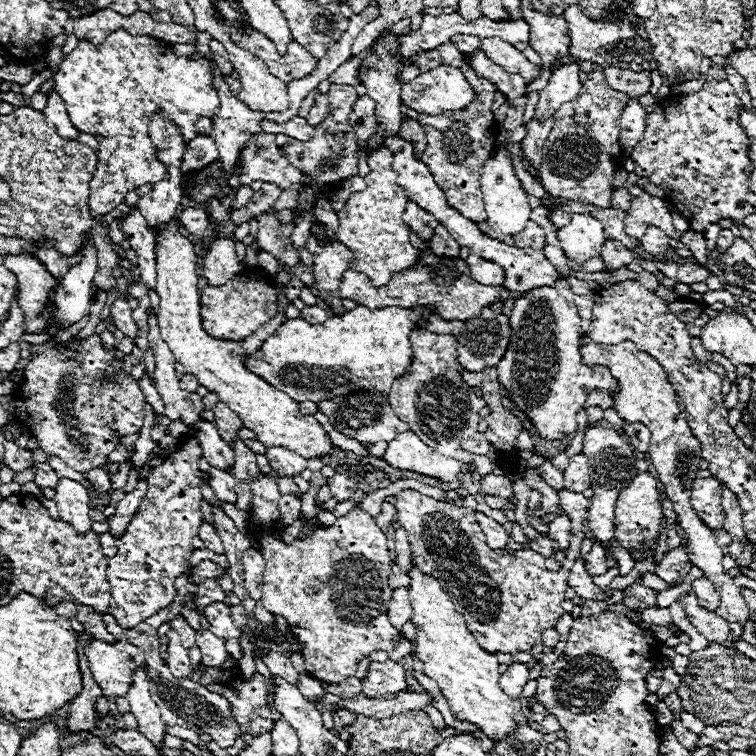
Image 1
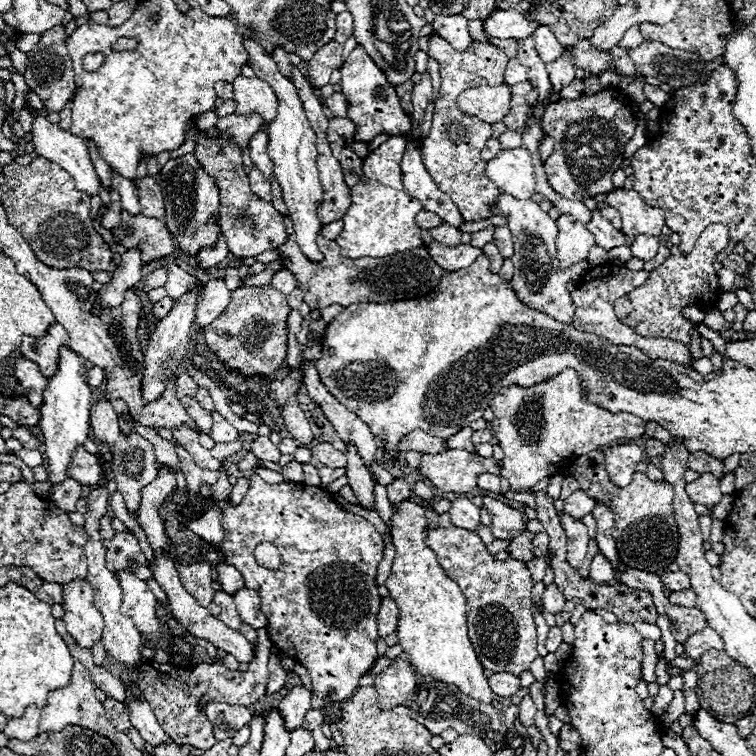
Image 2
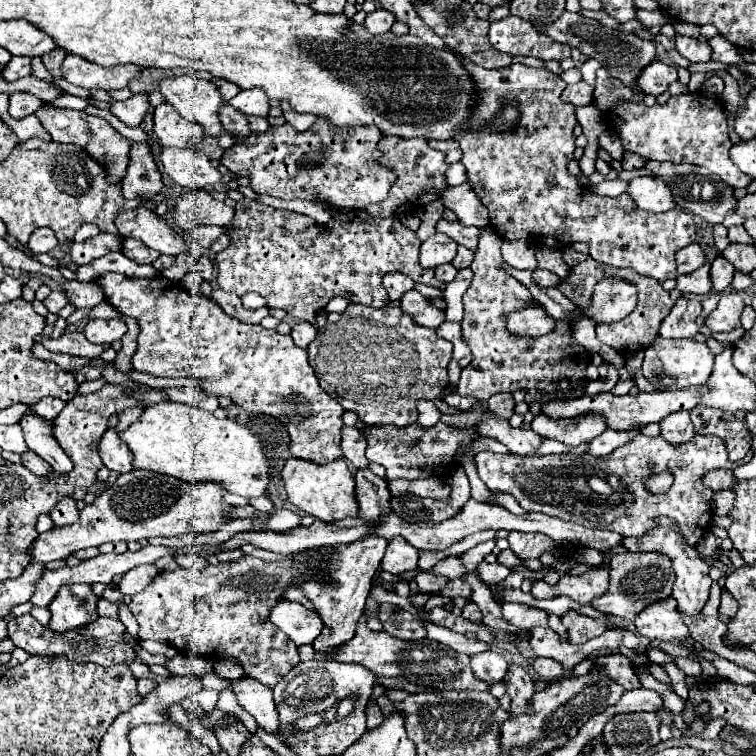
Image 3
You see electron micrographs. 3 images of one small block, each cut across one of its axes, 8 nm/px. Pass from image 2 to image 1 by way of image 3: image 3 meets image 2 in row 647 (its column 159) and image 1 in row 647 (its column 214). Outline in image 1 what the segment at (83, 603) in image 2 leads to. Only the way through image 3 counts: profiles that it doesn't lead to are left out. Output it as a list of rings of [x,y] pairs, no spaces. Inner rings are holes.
[[[92,640],[84,648],[90,670],[98,686],[104,690],[104,696],[122,698],[128,694],[132,686],[132,676],[138,668],[146,668],[144,650],[128,644],[128,642],[116,642],[106,644],[100,640]]]

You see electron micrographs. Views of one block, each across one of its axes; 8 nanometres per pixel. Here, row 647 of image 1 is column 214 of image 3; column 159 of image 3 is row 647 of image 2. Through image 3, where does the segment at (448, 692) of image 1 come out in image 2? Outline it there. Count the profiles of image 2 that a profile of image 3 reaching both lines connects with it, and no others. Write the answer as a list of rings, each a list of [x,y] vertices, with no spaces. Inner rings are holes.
[[[410,500],[394,504],[390,532],[392,532],[392,544],[396,548],[396,558],[392,564],[390,578],[386,580],[386,588],[390,590],[390,598],[398,604],[398,610],[400,610],[398,630],[396,630],[398,644],[410,656],[410,664],[414,666],[416,672],[420,672],[424,676],[432,676],[436,680],[442,680],[446,684],[456,684],[460,688],[460,692],[490,704],[494,694],[488,688],[488,678],[484,674],[482,664],[478,662],[478,656],[472,648],[472,642],[470,642],[468,630],[466,630],[466,598],[464,598],[462,590],[458,588],[458,584],[452,582],[444,574],[444,570],[436,562],[436,554],[426,546],[426,542],[424,542],[426,528],[428,528],[428,522],[426,522],[426,512],[422,506],[410,502]]]

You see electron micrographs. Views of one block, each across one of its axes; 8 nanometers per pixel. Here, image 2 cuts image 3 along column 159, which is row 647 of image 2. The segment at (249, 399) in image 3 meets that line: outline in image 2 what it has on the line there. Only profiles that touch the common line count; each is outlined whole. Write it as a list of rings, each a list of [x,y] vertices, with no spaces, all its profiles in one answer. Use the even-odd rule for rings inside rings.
[[[252,474],[252,486],[248,490],[248,494],[244,496],[244,500],[240,504],[232,504],[232,502],[224,502],[220,500],[218,502],[218,508],[220,512],[224,514],[222,518],[222,528],[224,528],[224,540],[220,542],[220,546],[214,546],[216,552],[220,552],[224,556],[224,562],[230,564],[230,566],[236,566],[236,570],[240,570],[242,578],[244,578],[244,586],[250,588],[250,590],[256,590],[258,596],[260,596],[260,612],[264,612],[264,616],[268,618],[268,634],[270,634],[270,640],[274,642],[276,648],[280,648],[286,656],[294,658],[298,664],[302,664],[308,672],[310,672],[310,678],[312,678],[312,692],[324,700],[332,700],[332,702],[340,702],[340,700],[348,700],[356,690],[358,690],[358,680],[372,668],[372,664],[376,662],[378,658],[378,652],[376,652],[376,640],[378,640],[378,628],[376,628],[376,614],[378,614],[378,608],[380,608],[380,602],[382,602],[382,596],[378,594],[378,584],[376,584],[376,568],[378,568],[378,562],[382,560],[382,554],[384,554],[384,542],[382,542],[382,536],[376,532],[376,528],[362,516],[356,516],[356,514],[350,514],[350,512],[344,512],[340,510],[340,506],[336,504],[336,500],[330,496],[330,492],[326,492],[324,488],[318,488],[318,486],[304,486],[304,484],[288,484],[288,482],[282,482],[282,484],[268,484],[264,482],[260,476]],[[262,542],[270,542],[274,544],[280,554],[282,554],[282,566],[278,570],[266,570],[266,568],[260,568],[254,560],[254,548]]]

